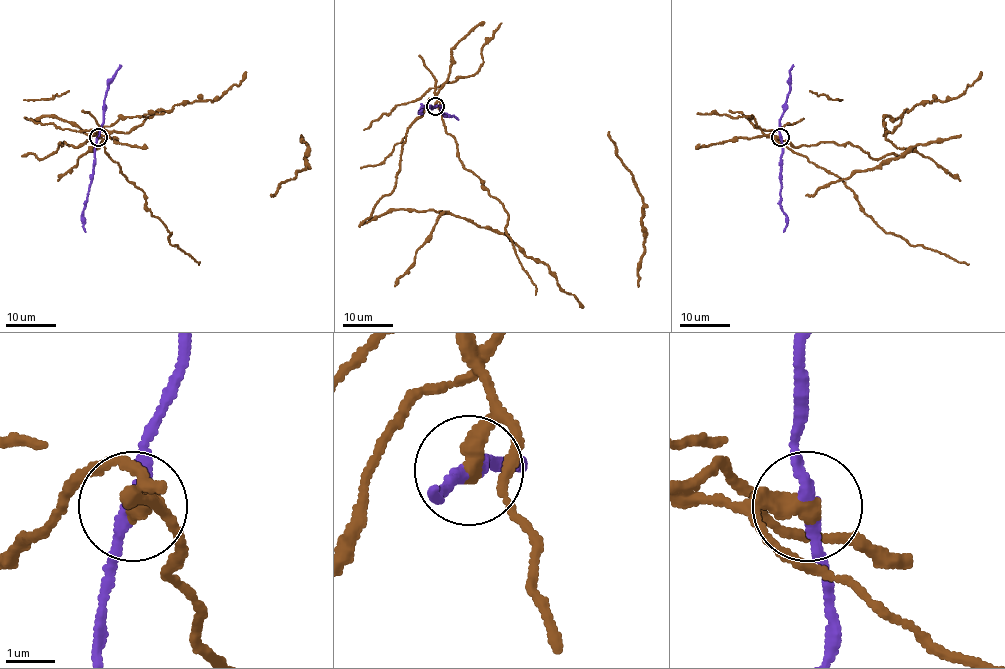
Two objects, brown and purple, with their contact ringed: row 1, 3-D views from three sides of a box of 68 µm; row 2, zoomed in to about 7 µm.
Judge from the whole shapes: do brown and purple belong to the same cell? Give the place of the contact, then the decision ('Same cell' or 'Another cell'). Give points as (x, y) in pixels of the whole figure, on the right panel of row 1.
Place: (780, 137). Another cell

